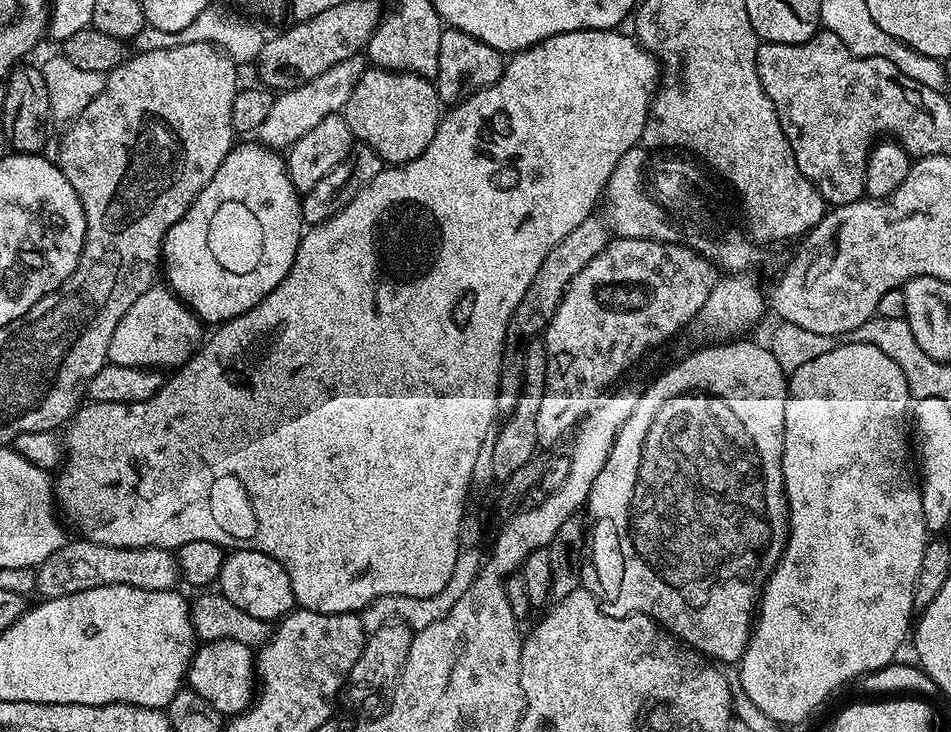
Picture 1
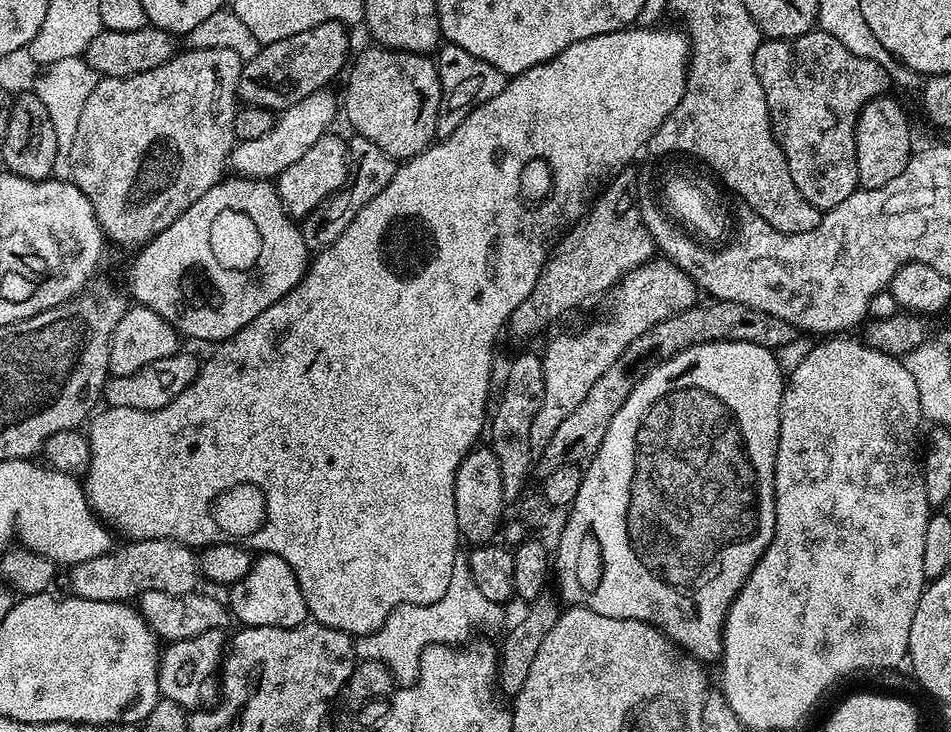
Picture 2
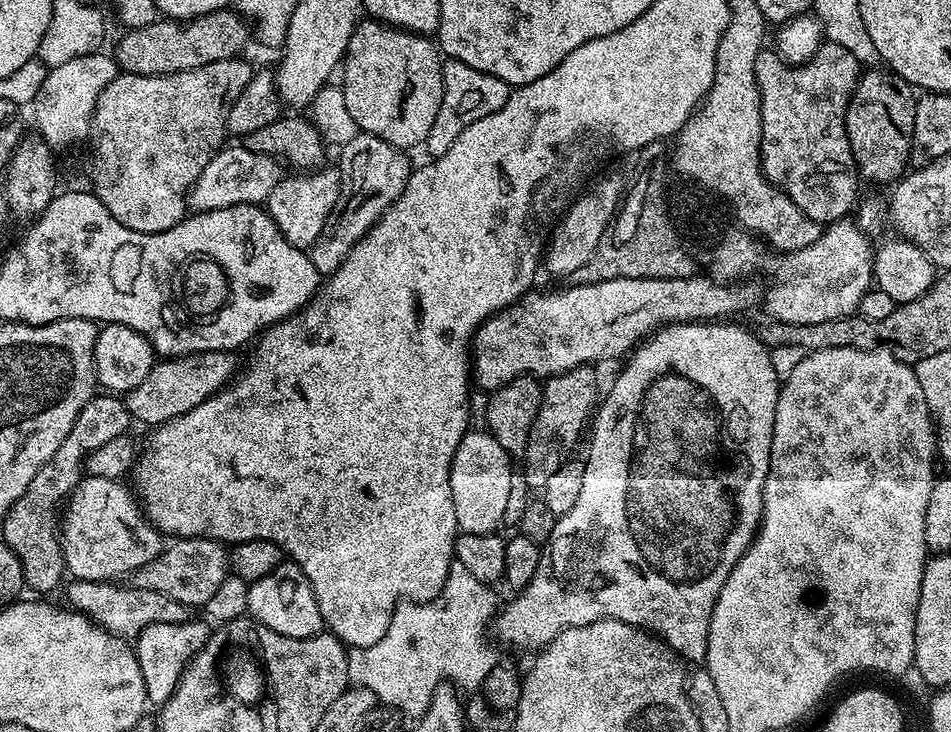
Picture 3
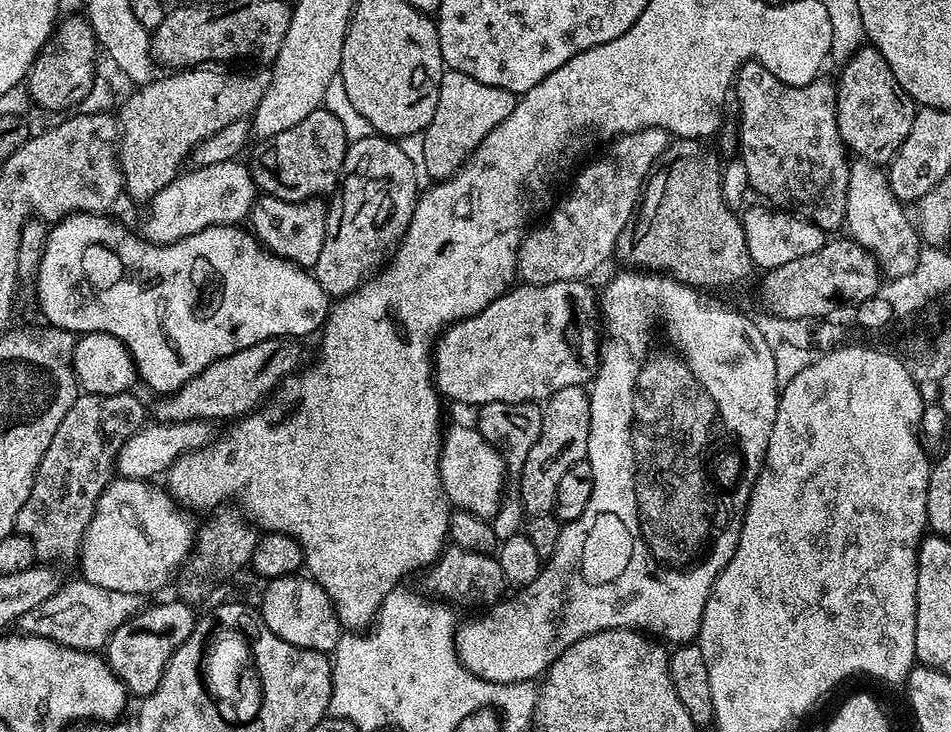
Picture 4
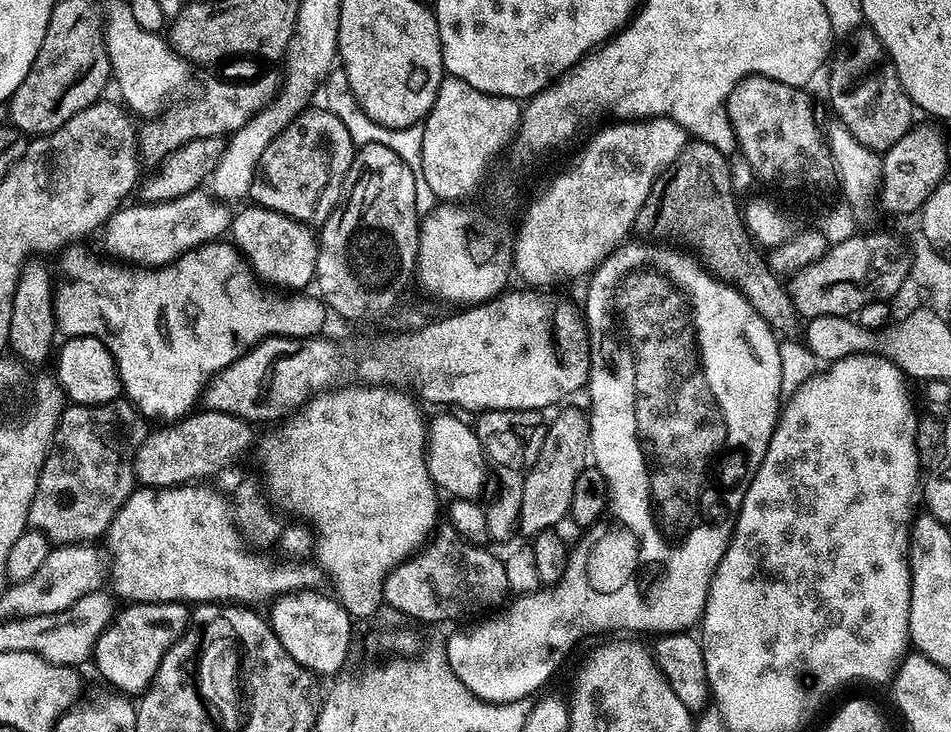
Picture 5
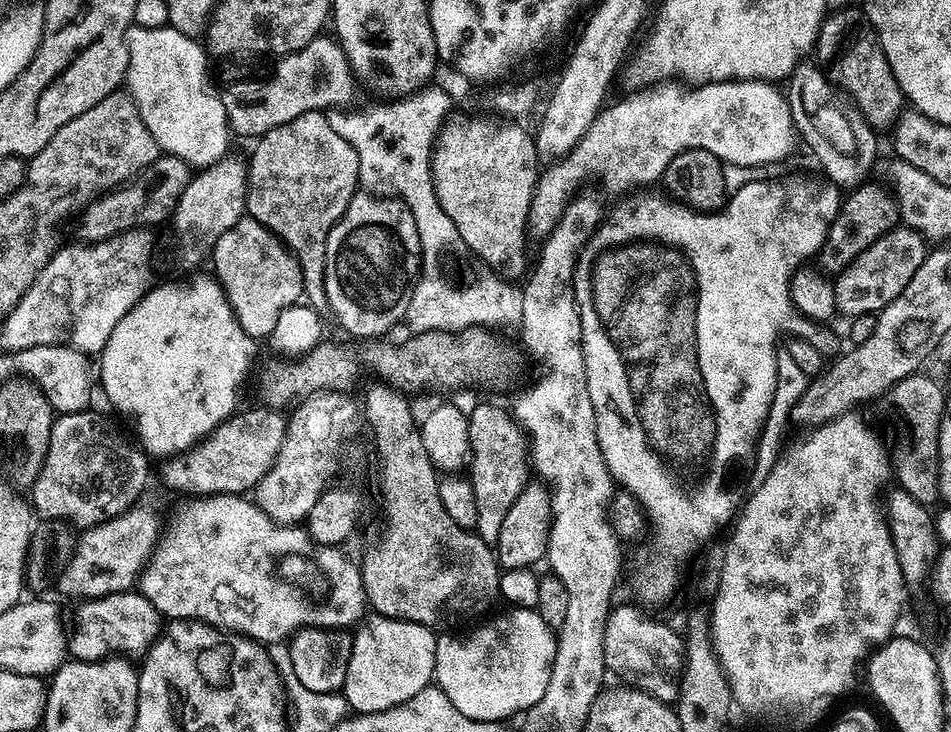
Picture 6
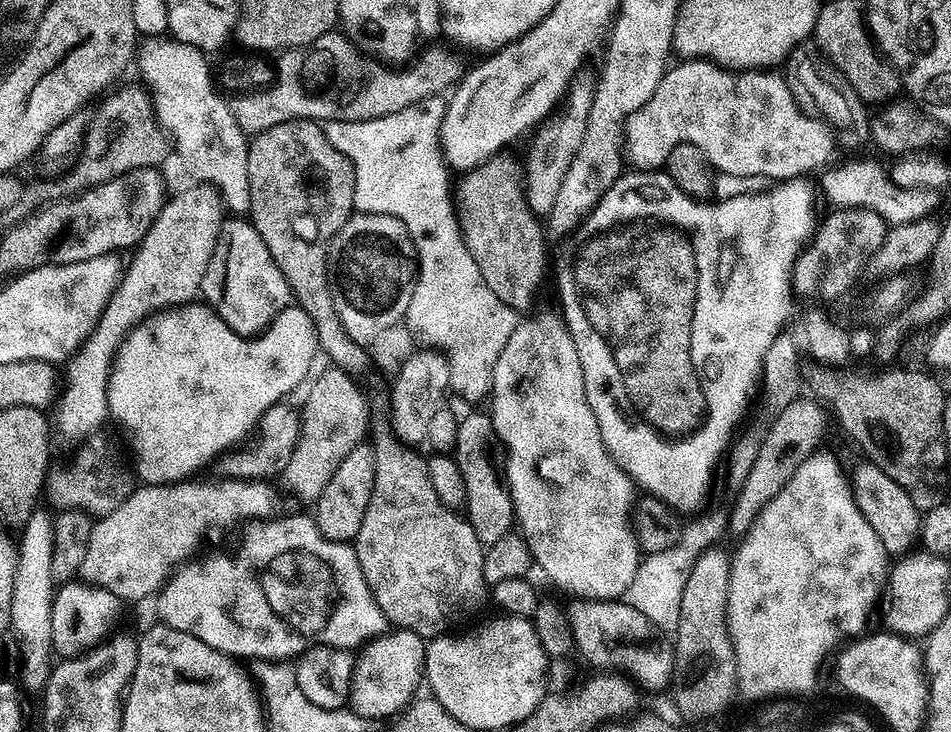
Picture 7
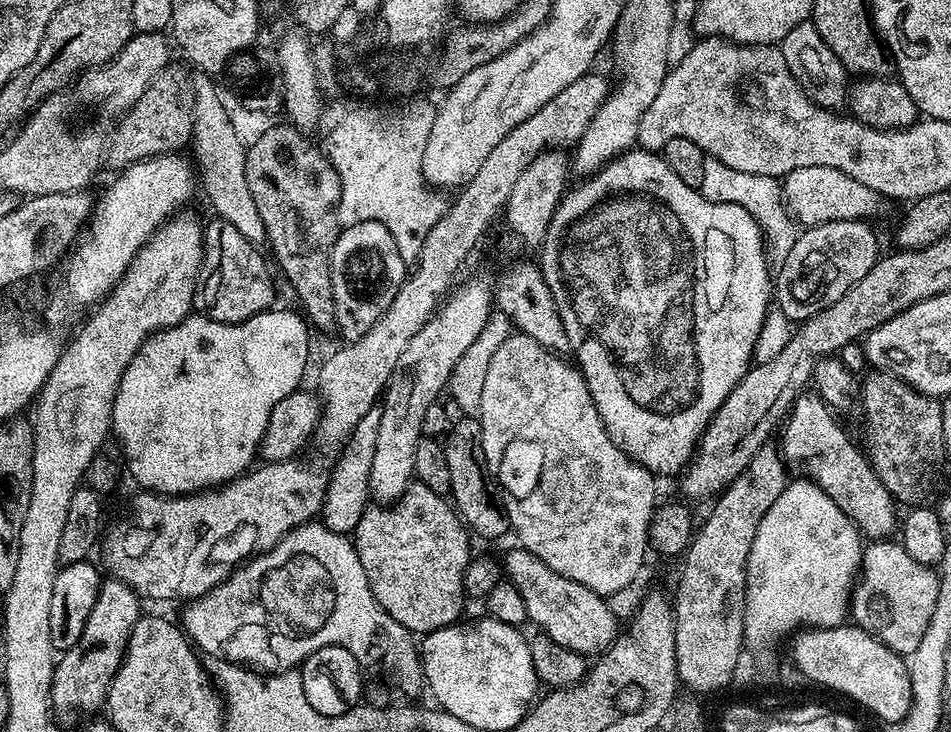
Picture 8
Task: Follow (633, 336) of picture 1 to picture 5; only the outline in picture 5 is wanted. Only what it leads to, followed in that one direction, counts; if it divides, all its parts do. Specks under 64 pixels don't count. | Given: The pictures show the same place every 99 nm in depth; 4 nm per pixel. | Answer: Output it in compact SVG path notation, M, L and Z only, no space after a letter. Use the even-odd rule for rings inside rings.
M568 408L557 414L547 425L542 450L534 462L534 466L524 473L522 490L522 506L518 532L527 538L533 538L540 531L555 529L560 519L567 517L572 511L572 495L574 482L578 482L578 474L586 467L590 456L588 438L588 416L576 408Z

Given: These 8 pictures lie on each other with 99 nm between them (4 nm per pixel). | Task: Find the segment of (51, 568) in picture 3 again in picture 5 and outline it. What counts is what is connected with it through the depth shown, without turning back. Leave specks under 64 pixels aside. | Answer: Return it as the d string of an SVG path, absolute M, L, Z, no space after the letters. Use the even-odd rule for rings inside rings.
M127 399L111 400L108 404L74 404L69 403L61 411L60 421L56 423L56 429L52 435L52 441L48 443L48 453L44 459L44 465L40 470L38 478L38 486L34 490L34 498L30 502L30 514L28 515L29 525L37 528L40 532L45 532L48 535L49 541L53 545L59 546L62 544L83 544L85 542L95 541L95 536L103 537L109 526L112 524L113 518L118 514L118 510L130 498L130 494L137 487L138 481L136 478L136 451L142 446L142 442L147 438L150 431L150 424L145 417L141 416Z

